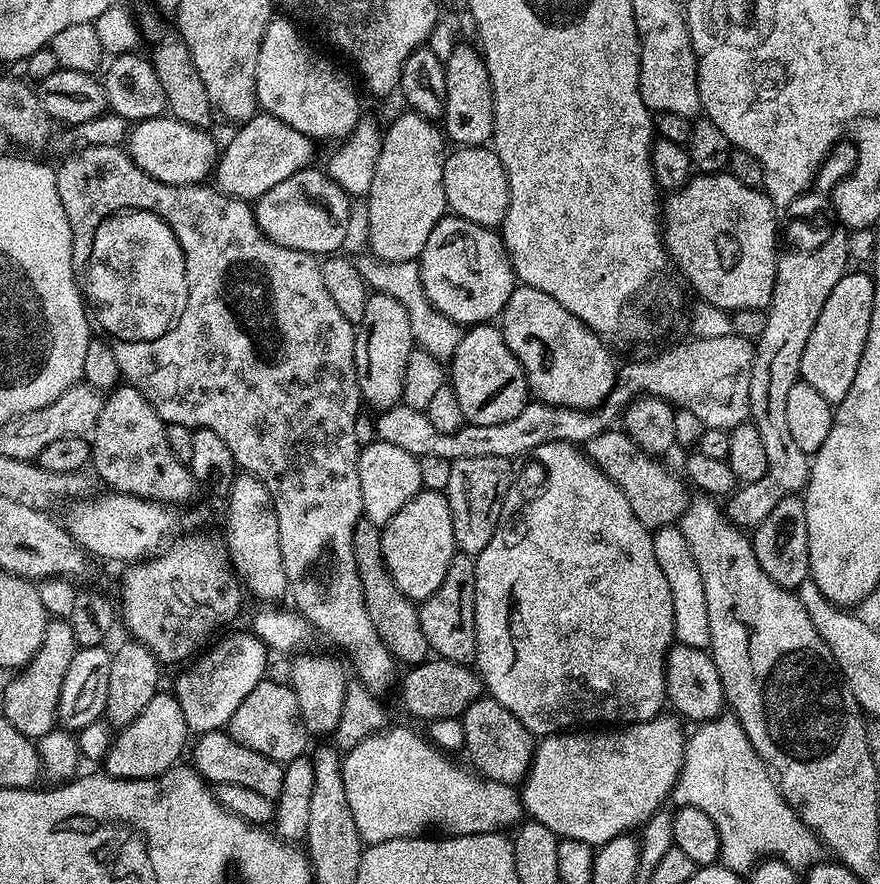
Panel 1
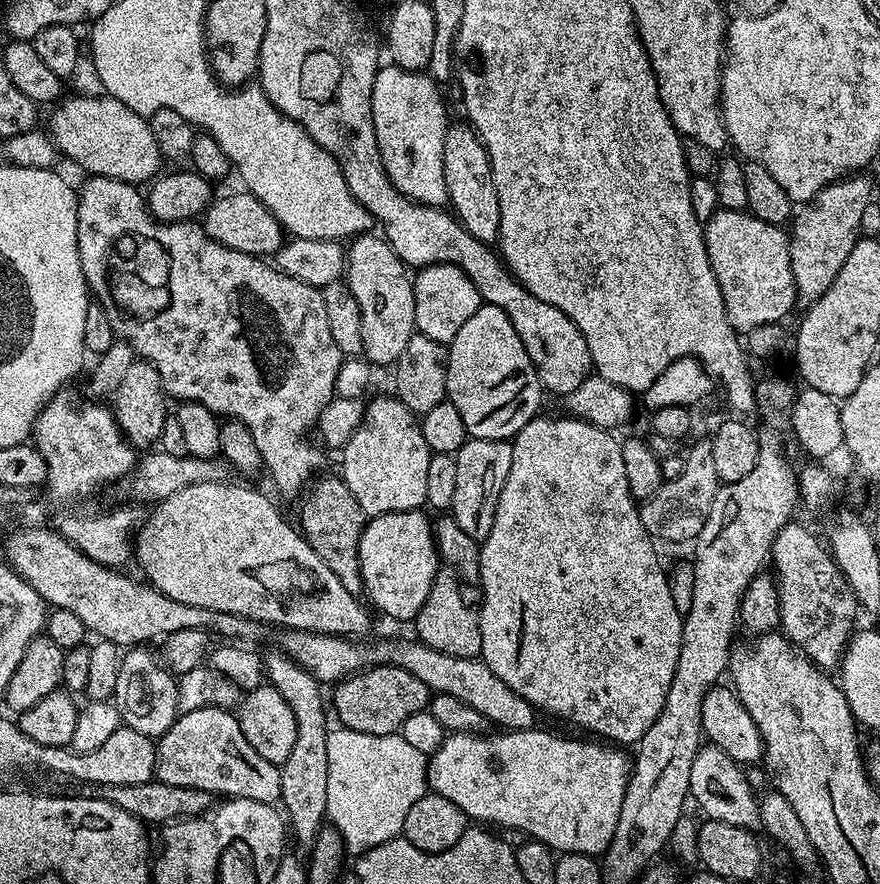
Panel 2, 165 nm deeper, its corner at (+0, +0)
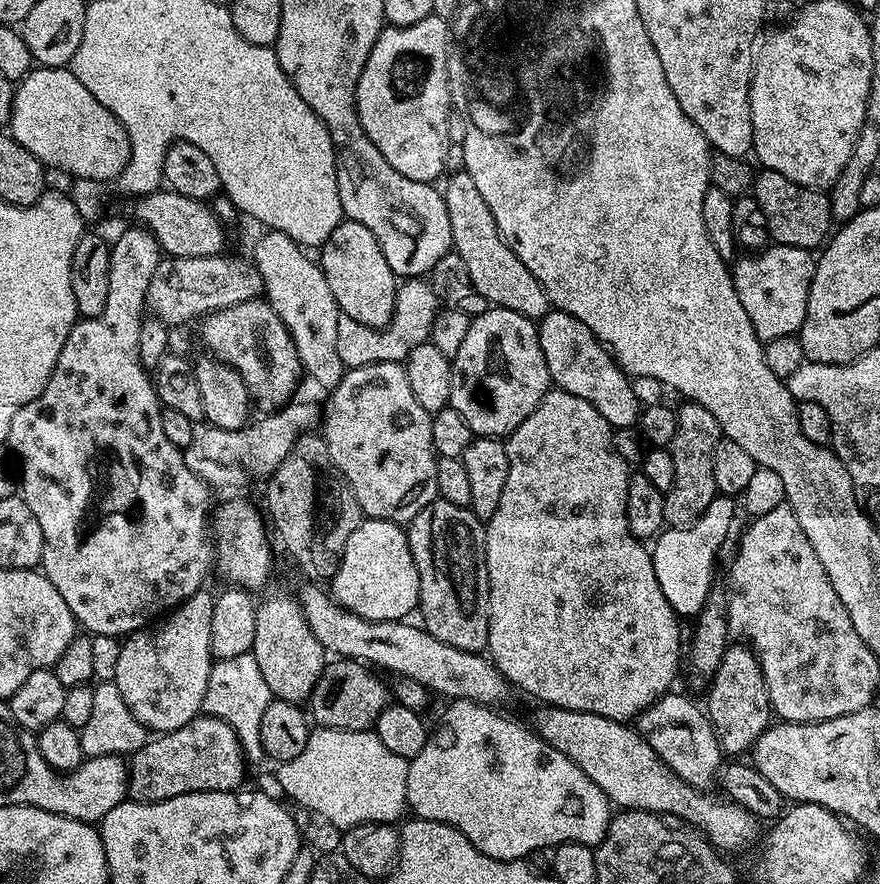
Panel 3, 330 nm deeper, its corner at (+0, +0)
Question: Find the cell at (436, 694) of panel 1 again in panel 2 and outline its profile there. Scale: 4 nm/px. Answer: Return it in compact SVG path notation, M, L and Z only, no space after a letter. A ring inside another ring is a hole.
M377 664L375 666L369 666L364 669L363 672L356 672L353 676L347 676L346 679L339 681L335 685L334 691L336 693L331 693L330 696L330 708L334 713L335 719L336 716L343 727L349 728L350 730L358 730L358 734L374 734L375 736L395 736L399 733L401 726L406 722L406 718L410 718L410 714L418 714L419 712L425 711L428 707L428 702L430 699L430 689L422 682L422 678L414 678L414 674L410 674L406 670L402 670L395 664Z

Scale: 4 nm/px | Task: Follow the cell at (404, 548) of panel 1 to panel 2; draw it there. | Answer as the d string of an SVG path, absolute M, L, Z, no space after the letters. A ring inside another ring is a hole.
M423 511L391 512L371 517L362 530L362 538L358 546L360 559L360 582L363 591L392 620L415 621L422 610L426 598L430 594L430 586L436 577L436 537L434 524L423 516Z

